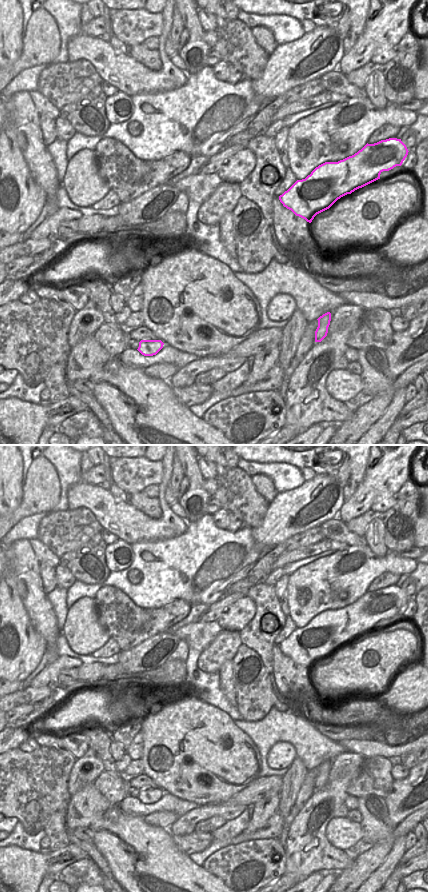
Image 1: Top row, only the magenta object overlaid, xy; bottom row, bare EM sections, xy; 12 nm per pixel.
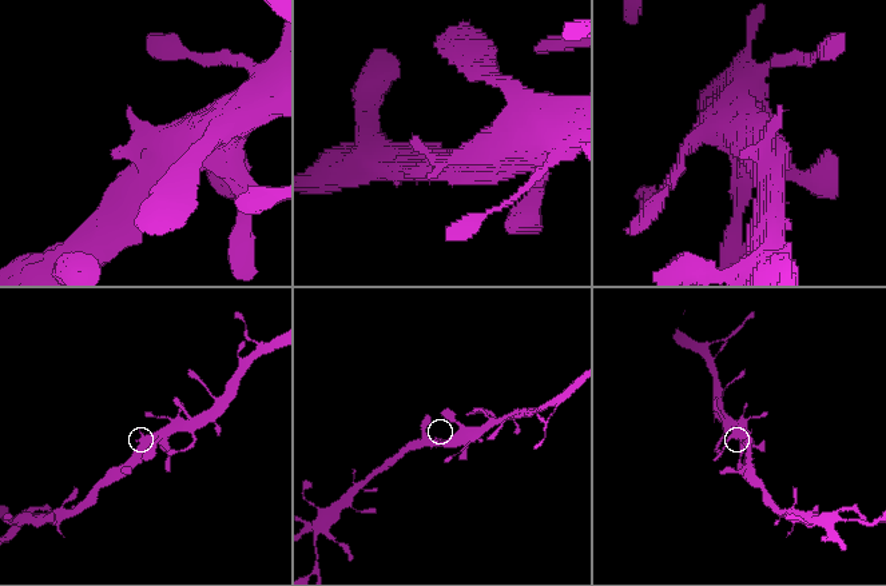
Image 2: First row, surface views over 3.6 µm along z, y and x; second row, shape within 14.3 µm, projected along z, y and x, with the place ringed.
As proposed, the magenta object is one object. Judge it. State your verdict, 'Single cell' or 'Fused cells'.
Single cell

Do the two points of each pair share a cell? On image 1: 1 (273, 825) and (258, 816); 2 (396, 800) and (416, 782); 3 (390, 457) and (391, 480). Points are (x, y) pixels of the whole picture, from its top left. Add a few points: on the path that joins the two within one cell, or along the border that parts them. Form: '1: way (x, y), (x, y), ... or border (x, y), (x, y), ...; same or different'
1: border (277, 810), (264, 826), (255, 830), (245, 831); different
2: way (401, 797), (411, 787); same
3: way (390, 463), (390, 474); same

